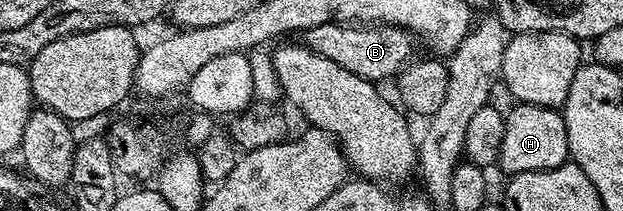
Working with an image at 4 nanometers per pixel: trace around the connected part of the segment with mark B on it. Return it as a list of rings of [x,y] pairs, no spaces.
[[[325,24],[312,26],[304,33],[305,48],[320,58],[328,58],[328,62],[336,62],[336,66],[344,66],[344,70],[352,70],[352,74],[360,78],[375,82],[383,82],[389,76],[397,77],[415,59],[414,44],[416,45],[415,37],[402,28],[393,28],[391,24]]]

